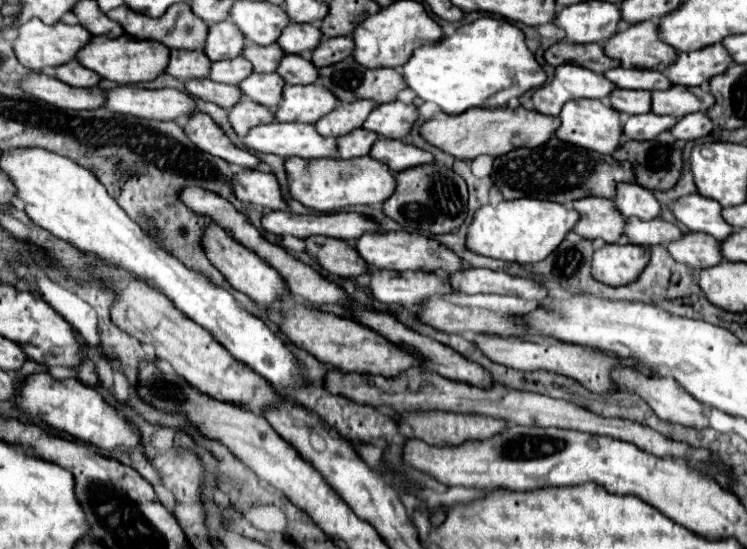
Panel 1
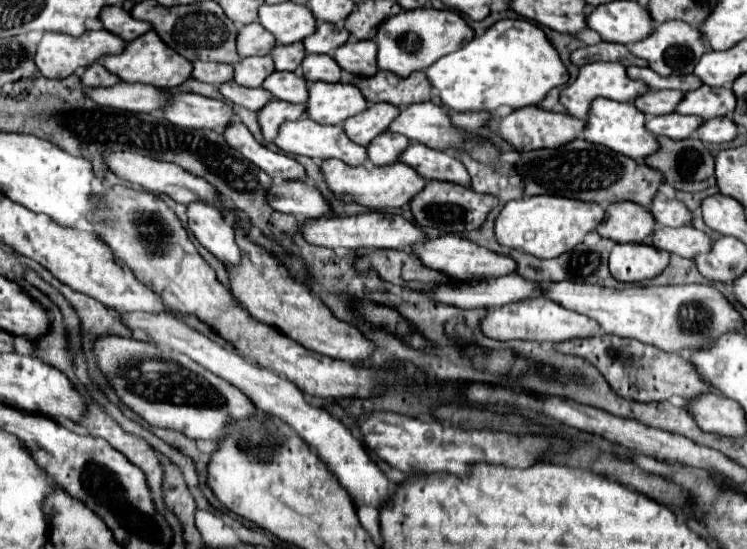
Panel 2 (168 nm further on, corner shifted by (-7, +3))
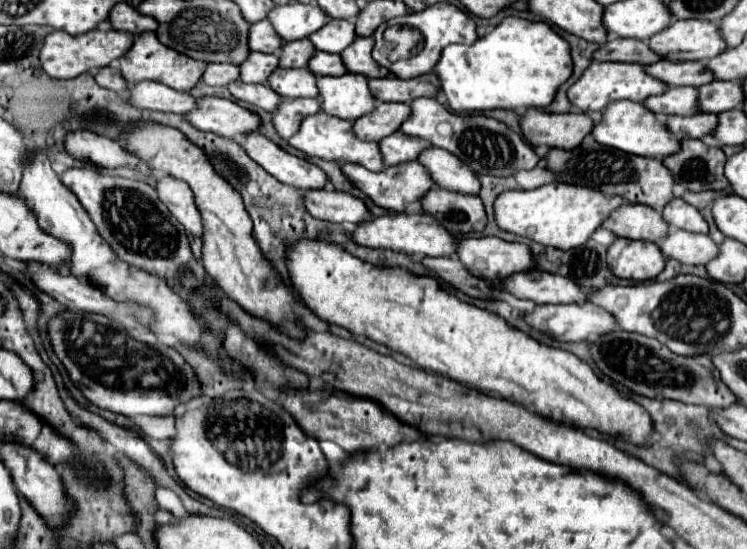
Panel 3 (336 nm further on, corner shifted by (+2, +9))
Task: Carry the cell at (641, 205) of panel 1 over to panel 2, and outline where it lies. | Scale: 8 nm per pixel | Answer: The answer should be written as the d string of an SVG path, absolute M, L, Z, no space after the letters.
M657 193L653 197L651 213L655 221L665 227L683 227L683 225L689 225L691 221L689 209L677 199L667 199L663 193Z

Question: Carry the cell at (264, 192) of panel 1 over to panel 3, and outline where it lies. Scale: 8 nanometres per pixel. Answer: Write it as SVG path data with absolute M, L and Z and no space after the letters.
M320 189L320 191L304 191L306 209L312 217L330 221L330 223L366 223L370 221L368 207L348 193L340 193L336 189Z

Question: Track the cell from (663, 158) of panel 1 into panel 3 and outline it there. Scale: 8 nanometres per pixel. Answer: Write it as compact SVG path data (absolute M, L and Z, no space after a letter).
M682 139L682 149L662 159L676 183L690 191L724 191L730 183L724 175L726 155L698 139Z

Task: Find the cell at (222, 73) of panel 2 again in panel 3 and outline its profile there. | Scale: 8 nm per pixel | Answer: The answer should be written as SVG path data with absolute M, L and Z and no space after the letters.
M210 63L206 67L204 83L214 87L226 87L228 83L234 83L240 77L240 67L232 63Z

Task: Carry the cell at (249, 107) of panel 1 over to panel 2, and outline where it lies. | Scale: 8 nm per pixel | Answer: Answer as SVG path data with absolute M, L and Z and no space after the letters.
M273 99L257 111L257 121L259 121L259 127L261 127L265 141L271 141L275 137L275 129L279 129L281 123L295 121L301 115L303 115L303 105L293 105L287 101Z

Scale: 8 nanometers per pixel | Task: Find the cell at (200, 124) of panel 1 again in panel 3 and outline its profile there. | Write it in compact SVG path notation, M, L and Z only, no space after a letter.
M260 133L246 135L242 147L280 183L292 185L296 189L324 189L328 183L328 177L320 167L280 149L276 143Z

